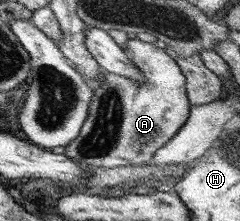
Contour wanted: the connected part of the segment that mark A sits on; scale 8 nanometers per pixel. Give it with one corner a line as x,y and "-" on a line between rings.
139,38
128,39
126,44
128,51
133,53
129,60
145,74
147,81
143,85
137,85
137,81
133,79
105,71
105,79
93,85
89,115
79,135
69,143
64,153
66,157
79,161
83,166
113,169
121,165
147,164
189,118
191,105
186,95
186,79
175,59
165,49
156,47
153,43
143,42

